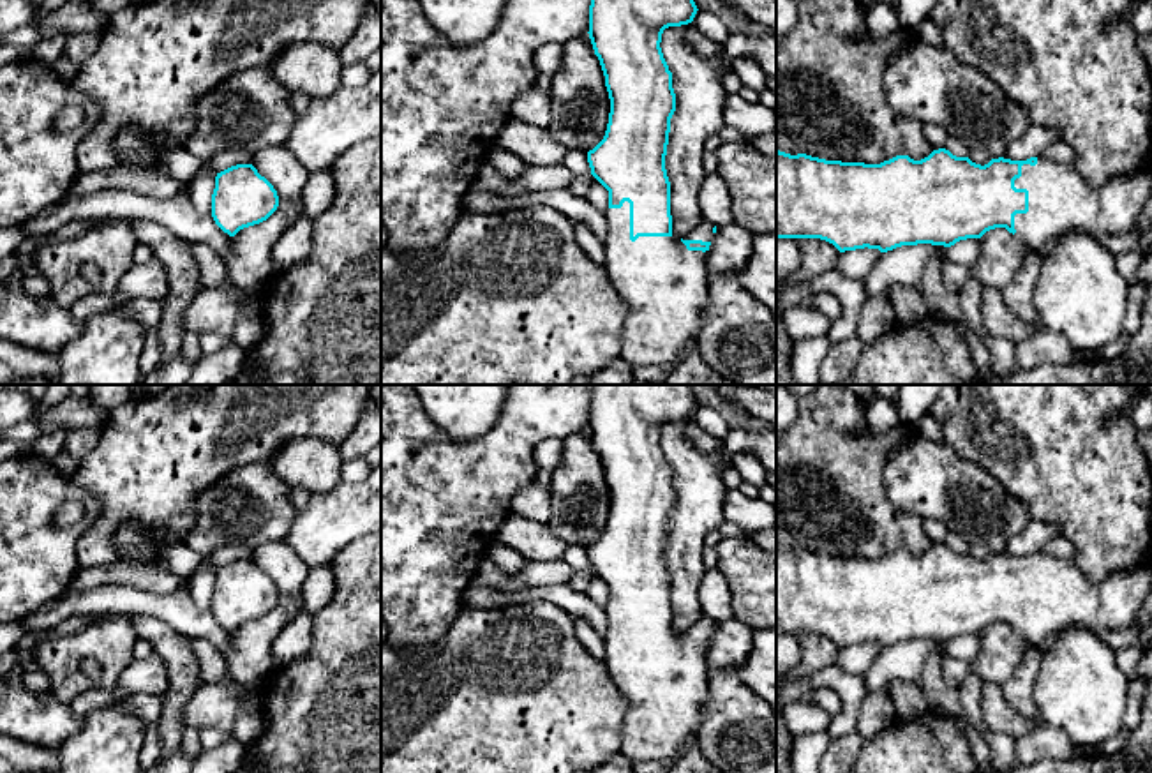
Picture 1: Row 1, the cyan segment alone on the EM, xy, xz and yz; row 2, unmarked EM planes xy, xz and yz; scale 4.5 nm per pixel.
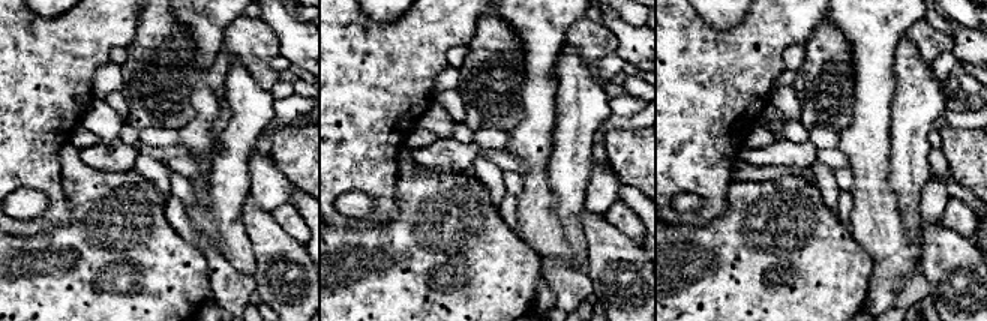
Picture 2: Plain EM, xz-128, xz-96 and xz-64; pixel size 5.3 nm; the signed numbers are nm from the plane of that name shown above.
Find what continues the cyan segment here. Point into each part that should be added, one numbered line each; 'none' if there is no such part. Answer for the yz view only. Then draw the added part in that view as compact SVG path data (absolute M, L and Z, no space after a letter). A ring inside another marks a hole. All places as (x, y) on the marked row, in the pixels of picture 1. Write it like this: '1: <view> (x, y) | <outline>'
1: yz (1061, 200) | M1037 155L1036 166L1021 166L1014 187L1029 191L1029 212L1014 215L1014 236L1030 251L1039 251L1050 238L1067 231L1134 233L1152 194L1152 169L1094 187L1073 164Z

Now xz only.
1: xz (664, 285) | M630 203L621 208L605 210L609 233L603 242L607 277L628 307L623 325L621 356L630 365L663 365L676 369L692 355L690 346L699 344L704 312L707 305L706 252L688 251L681 238L676 236L639 236L630 240Z

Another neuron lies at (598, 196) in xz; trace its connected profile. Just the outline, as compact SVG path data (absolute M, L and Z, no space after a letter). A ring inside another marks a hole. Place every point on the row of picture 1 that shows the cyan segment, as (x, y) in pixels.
M598 180L591 185L586 199L600 212L609 208L609 191Z

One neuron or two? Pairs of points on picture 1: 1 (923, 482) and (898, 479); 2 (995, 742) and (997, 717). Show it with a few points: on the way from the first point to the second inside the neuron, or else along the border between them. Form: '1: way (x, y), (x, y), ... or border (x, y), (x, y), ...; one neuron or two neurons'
1: way (918, 479), (904, 479); one neuron
2: border (992, 731), (1009, 735), (1015, 740); two neurons

